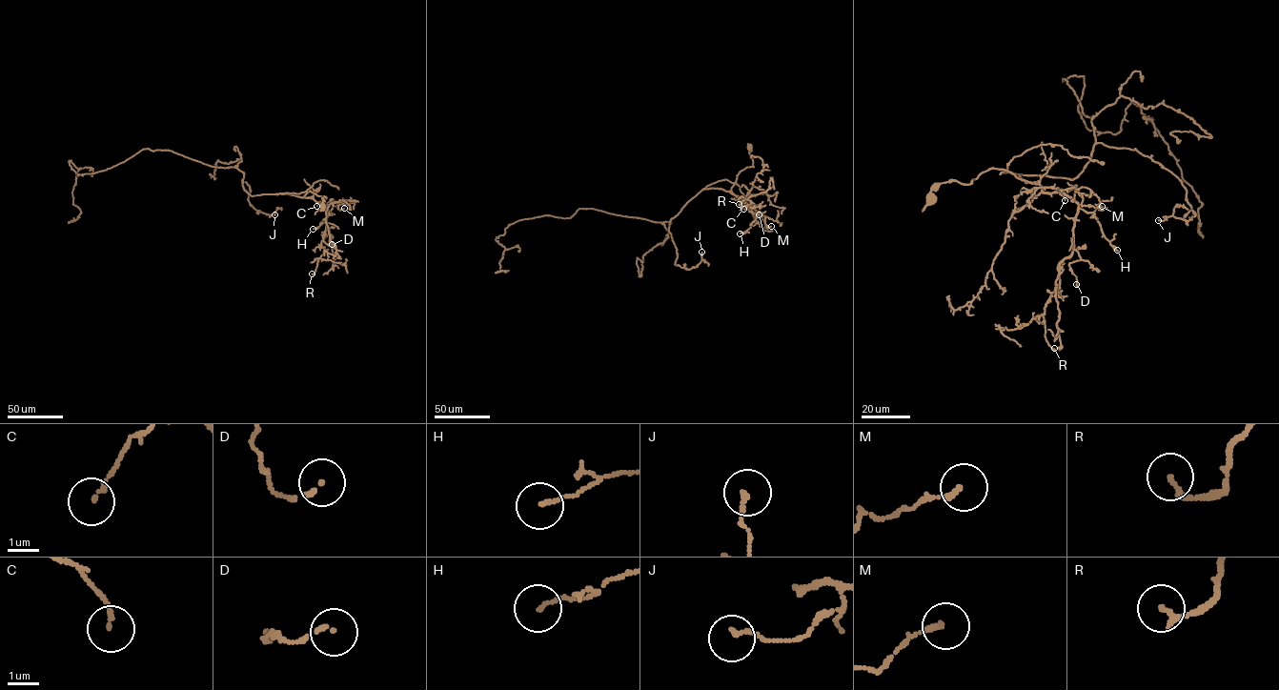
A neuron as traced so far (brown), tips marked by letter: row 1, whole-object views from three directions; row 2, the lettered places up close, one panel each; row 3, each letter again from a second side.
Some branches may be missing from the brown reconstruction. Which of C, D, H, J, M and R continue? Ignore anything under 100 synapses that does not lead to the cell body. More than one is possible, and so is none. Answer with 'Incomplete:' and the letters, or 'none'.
Incomplete: none

